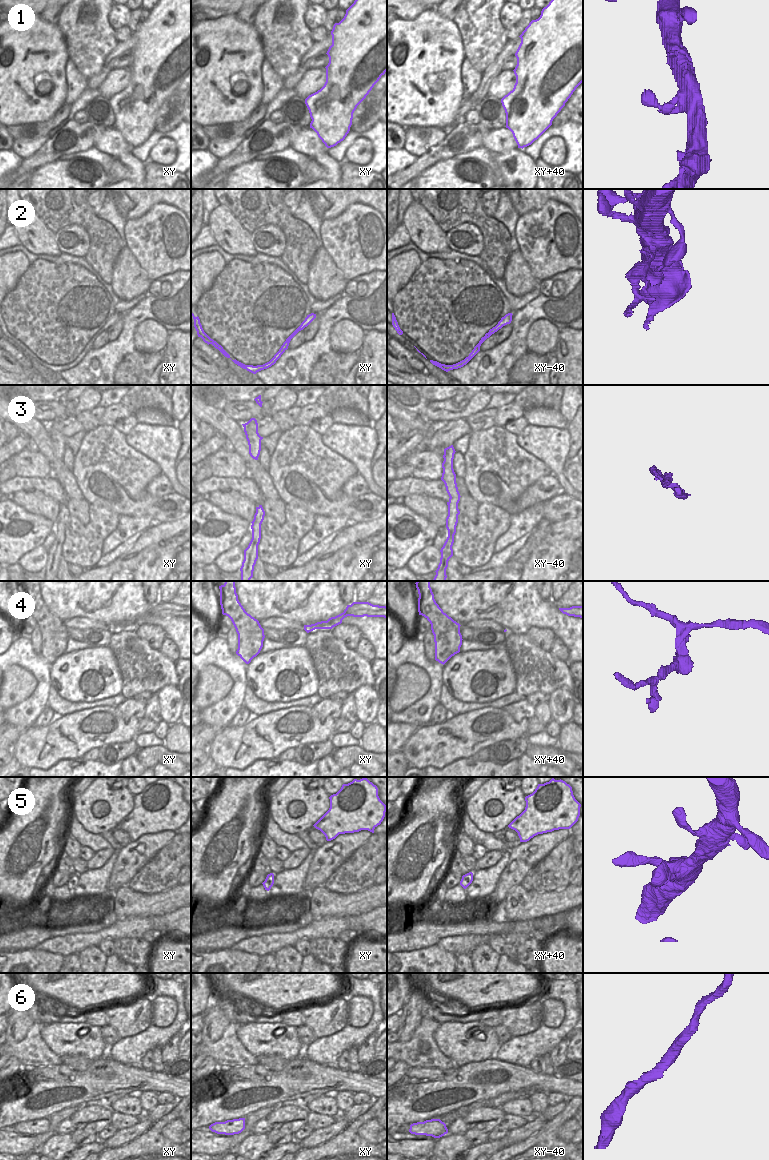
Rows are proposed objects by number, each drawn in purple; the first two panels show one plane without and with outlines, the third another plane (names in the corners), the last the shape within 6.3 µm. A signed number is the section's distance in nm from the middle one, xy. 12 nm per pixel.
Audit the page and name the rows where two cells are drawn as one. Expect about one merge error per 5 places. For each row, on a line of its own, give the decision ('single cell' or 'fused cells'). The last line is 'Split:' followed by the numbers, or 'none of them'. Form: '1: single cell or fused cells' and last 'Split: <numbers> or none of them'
1: single cell
2: single cell
3: single cell
4: fused cells
5: single cell
6: single cell
Split: 4

